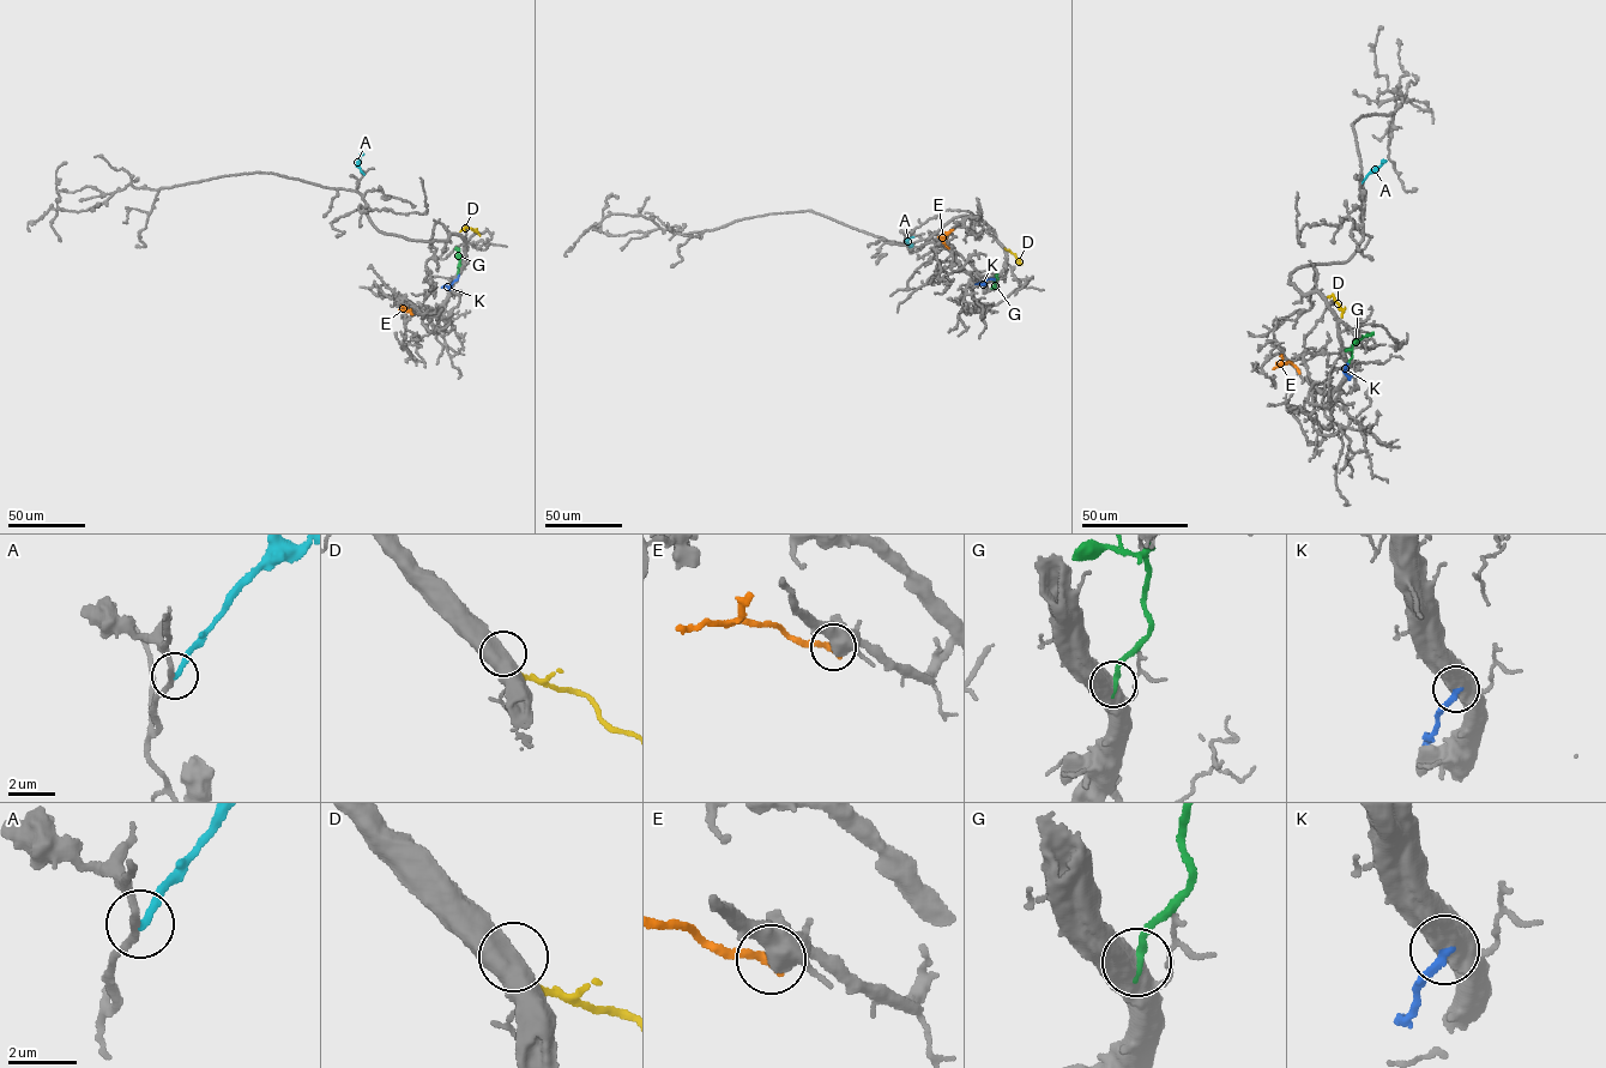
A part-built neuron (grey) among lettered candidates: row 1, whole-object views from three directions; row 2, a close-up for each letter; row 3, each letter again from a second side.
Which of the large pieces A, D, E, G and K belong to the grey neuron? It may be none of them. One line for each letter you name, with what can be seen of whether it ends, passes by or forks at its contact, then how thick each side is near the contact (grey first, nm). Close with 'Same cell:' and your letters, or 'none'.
D: it ends there; 240 nm thick on the grey side, 200 nm on the other
Same cell: D

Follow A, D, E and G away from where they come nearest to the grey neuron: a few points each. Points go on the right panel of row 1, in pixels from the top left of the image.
A: (1362, 182), (1382, 161)
D: (1328, 296), (1333, 295), (1341, 317)
E: (1299, 373), (1288, 362), (1283, 363), (1283, 355)
G: (1348, 362), (1352, 345), (1372, 335)

